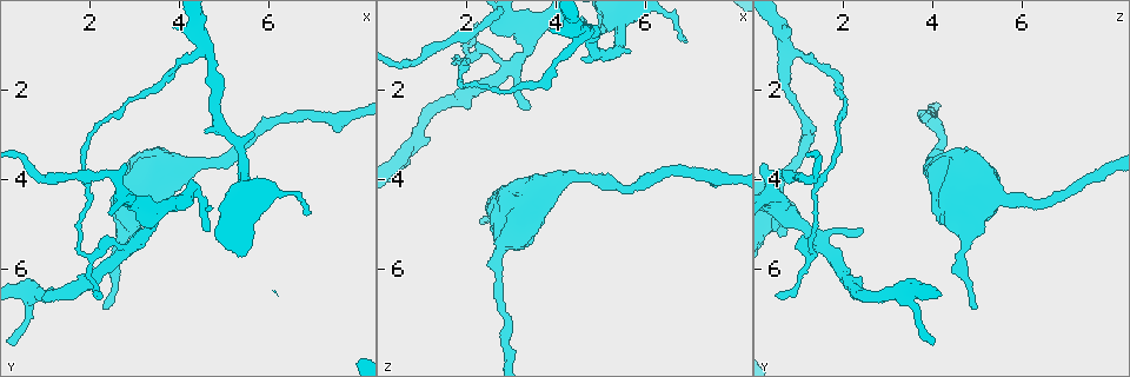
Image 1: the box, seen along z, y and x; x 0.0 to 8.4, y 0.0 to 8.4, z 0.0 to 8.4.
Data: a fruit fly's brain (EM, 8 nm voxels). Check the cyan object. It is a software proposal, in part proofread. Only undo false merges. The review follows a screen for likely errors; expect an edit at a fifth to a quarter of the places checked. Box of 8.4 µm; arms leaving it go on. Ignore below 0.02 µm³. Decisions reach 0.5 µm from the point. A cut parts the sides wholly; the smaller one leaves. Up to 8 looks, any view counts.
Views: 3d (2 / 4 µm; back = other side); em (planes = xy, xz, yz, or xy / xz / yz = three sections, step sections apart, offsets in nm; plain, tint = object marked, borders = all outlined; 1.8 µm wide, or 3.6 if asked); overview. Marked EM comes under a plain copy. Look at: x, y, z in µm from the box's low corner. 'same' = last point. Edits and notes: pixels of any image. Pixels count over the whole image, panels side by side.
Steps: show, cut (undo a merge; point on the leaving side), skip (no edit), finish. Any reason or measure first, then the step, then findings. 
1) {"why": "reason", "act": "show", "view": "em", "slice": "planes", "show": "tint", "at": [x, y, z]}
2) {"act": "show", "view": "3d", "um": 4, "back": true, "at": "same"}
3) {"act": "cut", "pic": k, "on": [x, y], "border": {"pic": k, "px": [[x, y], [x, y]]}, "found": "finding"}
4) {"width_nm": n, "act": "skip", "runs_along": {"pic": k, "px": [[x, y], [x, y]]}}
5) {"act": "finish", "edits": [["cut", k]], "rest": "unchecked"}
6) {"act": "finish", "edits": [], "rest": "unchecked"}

{"why": "sudden change in width", "act": "show", "view": "3d", "um": 2, "at": [0.70, 6.55, 3.40]}

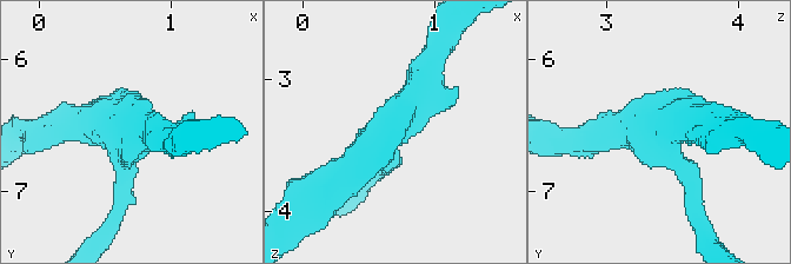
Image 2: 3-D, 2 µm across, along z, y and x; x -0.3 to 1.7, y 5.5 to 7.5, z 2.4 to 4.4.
{"why": "now the EM", "act": "show", "view": "em", "um": 3.6, "slice": "yz", "step": 16, "show": "tint", "at": [0.70, 6.60, 3.34]}

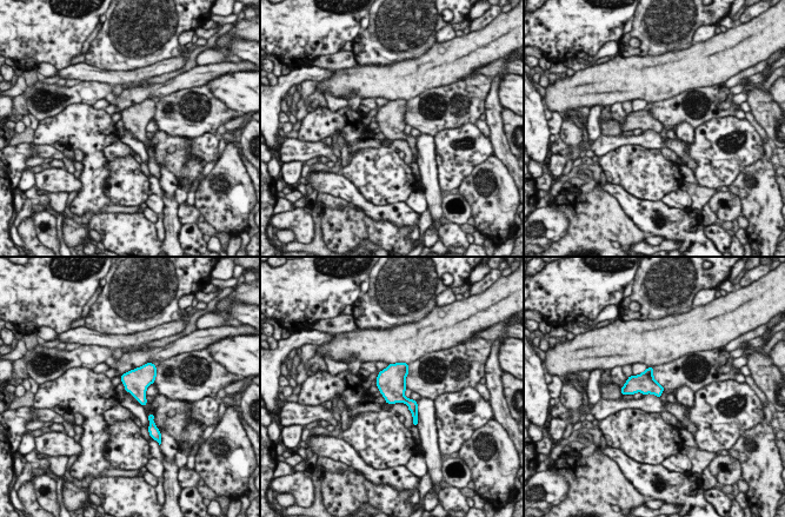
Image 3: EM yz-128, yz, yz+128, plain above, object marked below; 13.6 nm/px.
{"act": "show", "view": "em", "um": 3.6, "slice": "planes", "show": "tint", "at": "same"}

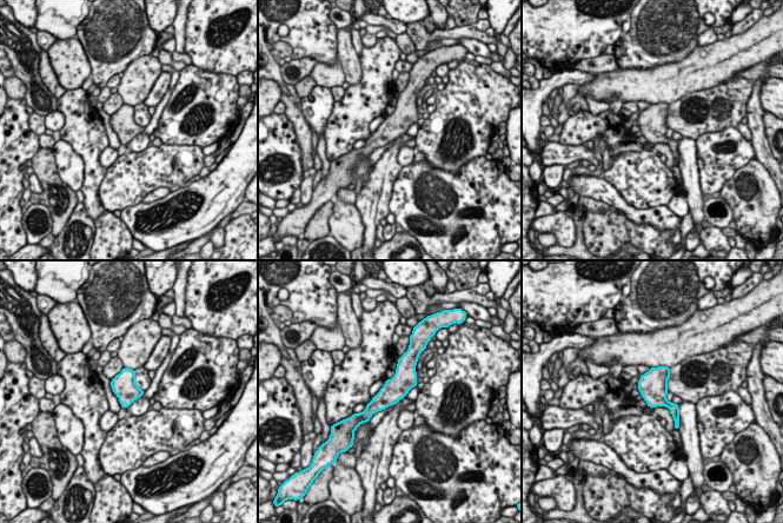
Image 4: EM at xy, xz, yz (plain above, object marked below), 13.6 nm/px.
{"act": "skip", "runs_along": {"pic": 4, "px": [[411, 366], [366, 416]]}, "found": "continuous, no second cell"}

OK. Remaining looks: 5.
{"why": "a narrow waist", "act": "show", "view": "3d", "um": 2, "back": true, "at": [2.90, 5.50, 1.45]}

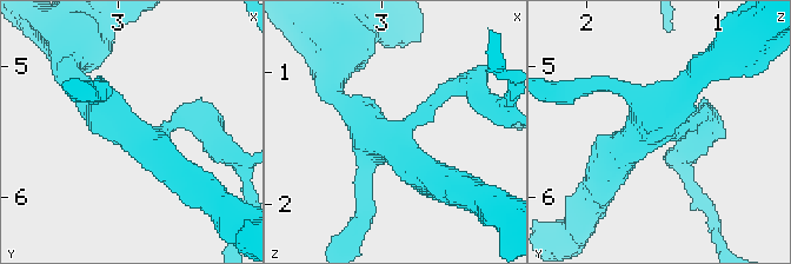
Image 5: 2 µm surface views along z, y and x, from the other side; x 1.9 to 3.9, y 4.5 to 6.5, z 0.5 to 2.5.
{"act": "show", "view": "em", "slice": "planes", "show": "borders", "at": [2.92, 5.48, 1.46]}

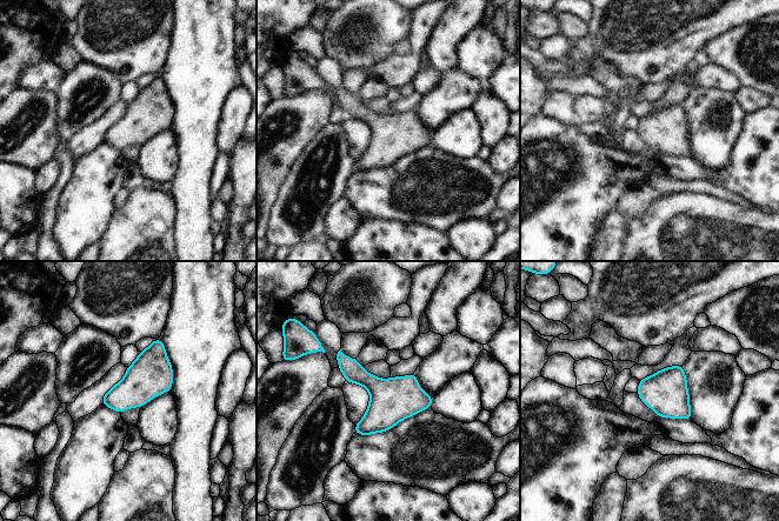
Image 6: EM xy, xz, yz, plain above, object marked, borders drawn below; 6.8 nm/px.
{"width_nm": 280, "act": "skip", "found": "continuous, no second cell"}

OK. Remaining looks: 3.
{"act": "show", "view": "3d", "um": 4, "at": [4.65, 1.20, 0.85]}

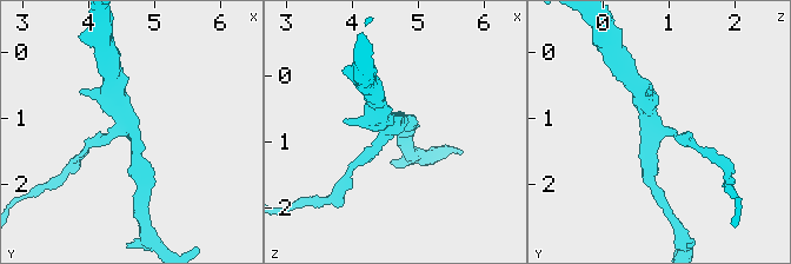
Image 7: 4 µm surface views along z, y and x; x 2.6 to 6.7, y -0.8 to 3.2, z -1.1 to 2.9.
{"arms": 3, "arm_widths_nm": [170, 200, 340], "act": "show", "view": "em", "slice": "planes", "show": "tint", "at": [4.70, 1.25, 0.80]}

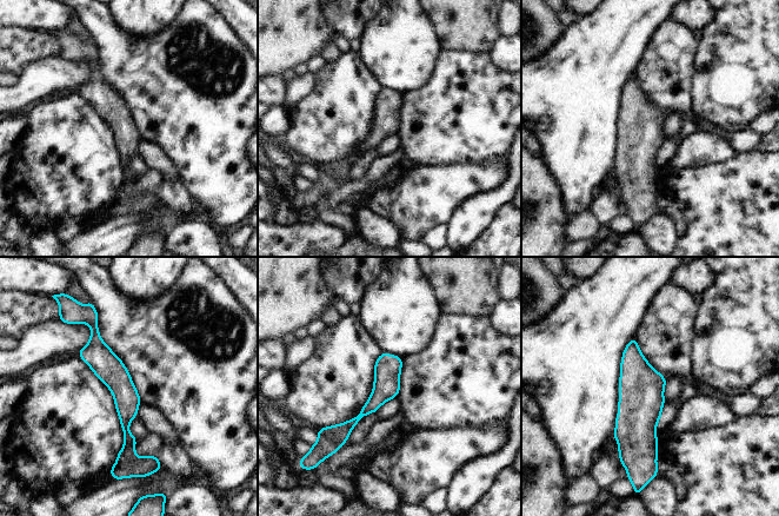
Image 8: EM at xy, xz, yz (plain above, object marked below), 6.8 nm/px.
{"act": "skip", "found": "continuous, no second cell"}

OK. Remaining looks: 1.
{"act": "finish", "edits": [], "rest": "unchecked"}

